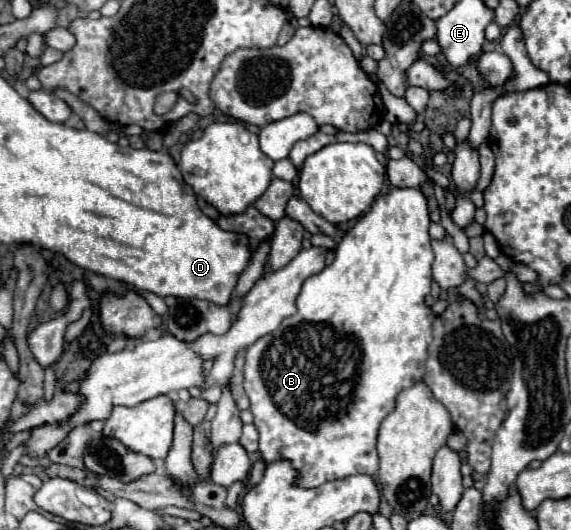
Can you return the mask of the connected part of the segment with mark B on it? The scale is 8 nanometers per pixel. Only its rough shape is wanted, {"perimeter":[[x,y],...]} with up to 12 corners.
{"perimeter":[[420,188],[380,194],[244,356],[266,464],[378,472],[434,312]]}

